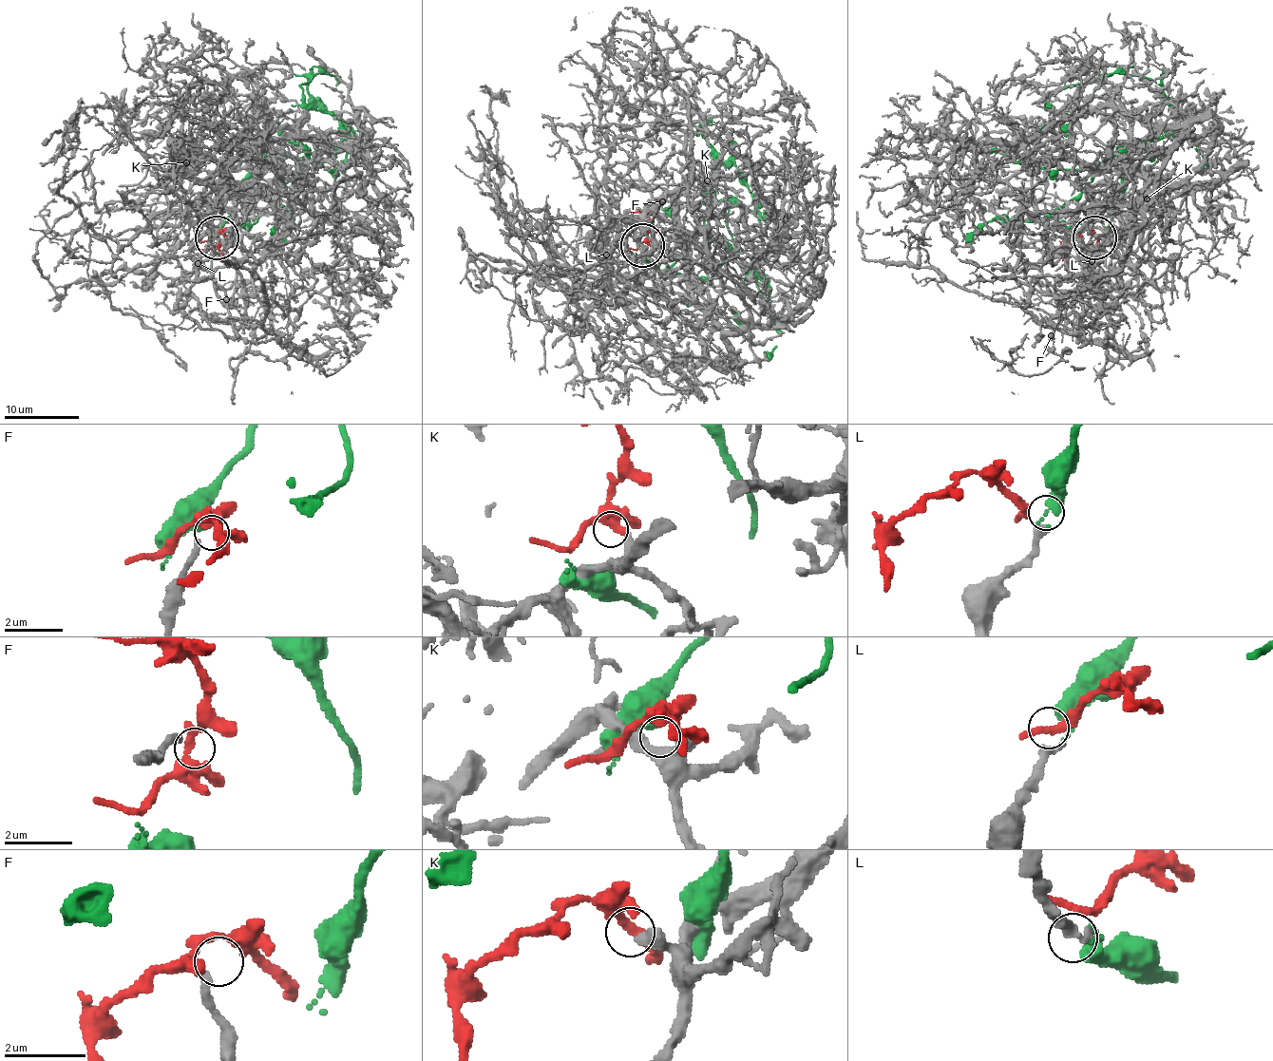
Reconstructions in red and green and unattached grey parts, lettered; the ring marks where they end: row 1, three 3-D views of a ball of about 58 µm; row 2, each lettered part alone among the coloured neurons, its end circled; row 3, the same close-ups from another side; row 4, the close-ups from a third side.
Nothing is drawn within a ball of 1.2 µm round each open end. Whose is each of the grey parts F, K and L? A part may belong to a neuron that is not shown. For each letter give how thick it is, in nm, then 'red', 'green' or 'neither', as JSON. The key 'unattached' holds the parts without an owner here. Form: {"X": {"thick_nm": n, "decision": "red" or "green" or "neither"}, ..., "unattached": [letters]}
{"F": {"thick_nm": 220, "decision": "neither"}, "K": {"thick_nm": 360, "decision": "red"}, "L": {"thick_nm": 280, "decision": "green"}, "unattached": ["F"]}

